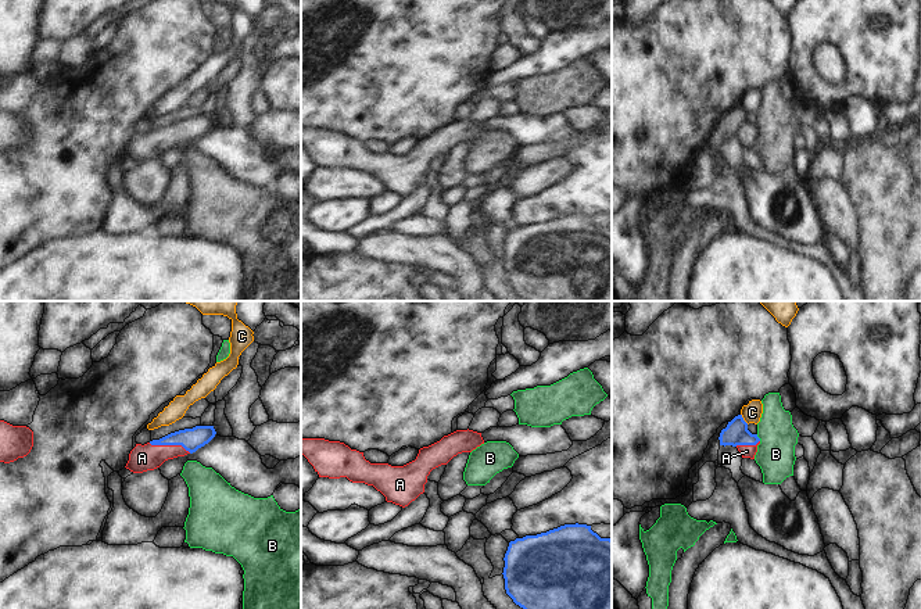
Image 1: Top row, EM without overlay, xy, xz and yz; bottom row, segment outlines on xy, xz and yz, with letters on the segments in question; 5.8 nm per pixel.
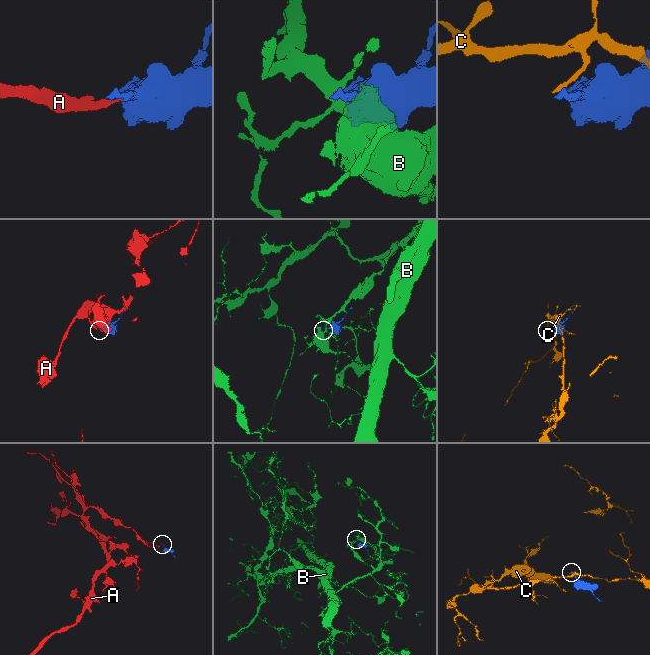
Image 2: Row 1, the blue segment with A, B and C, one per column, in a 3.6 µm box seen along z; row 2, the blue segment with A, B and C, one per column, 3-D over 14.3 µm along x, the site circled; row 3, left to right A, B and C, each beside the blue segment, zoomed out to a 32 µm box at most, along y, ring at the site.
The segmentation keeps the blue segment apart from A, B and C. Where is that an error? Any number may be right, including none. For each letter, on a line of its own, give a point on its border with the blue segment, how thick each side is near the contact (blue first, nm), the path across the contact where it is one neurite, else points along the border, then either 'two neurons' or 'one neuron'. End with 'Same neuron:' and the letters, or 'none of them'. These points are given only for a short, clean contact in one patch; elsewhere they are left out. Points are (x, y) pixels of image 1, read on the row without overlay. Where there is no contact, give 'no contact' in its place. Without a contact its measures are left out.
A: xy (169, 133) | 130/160 nm | across xy (193, 128), (169, 133), (142, 147) | one neuron
B: yz (758, 126) | 140/220 nm | along yz (756, 124), (760, 129) | two neurons
C: yz (742, 108) | 140/110 nm | along yz (741, 103), (748, 113) | two neurons
Same neuron: A

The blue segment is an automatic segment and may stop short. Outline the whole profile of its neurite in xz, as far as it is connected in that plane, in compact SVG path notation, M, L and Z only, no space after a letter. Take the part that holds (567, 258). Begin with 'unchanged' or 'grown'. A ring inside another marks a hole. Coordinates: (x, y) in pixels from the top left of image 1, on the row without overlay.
unchanged | M565 214L509 232L505 243L505 279L526 301L612 301L612 229L601 228L587 214Z

